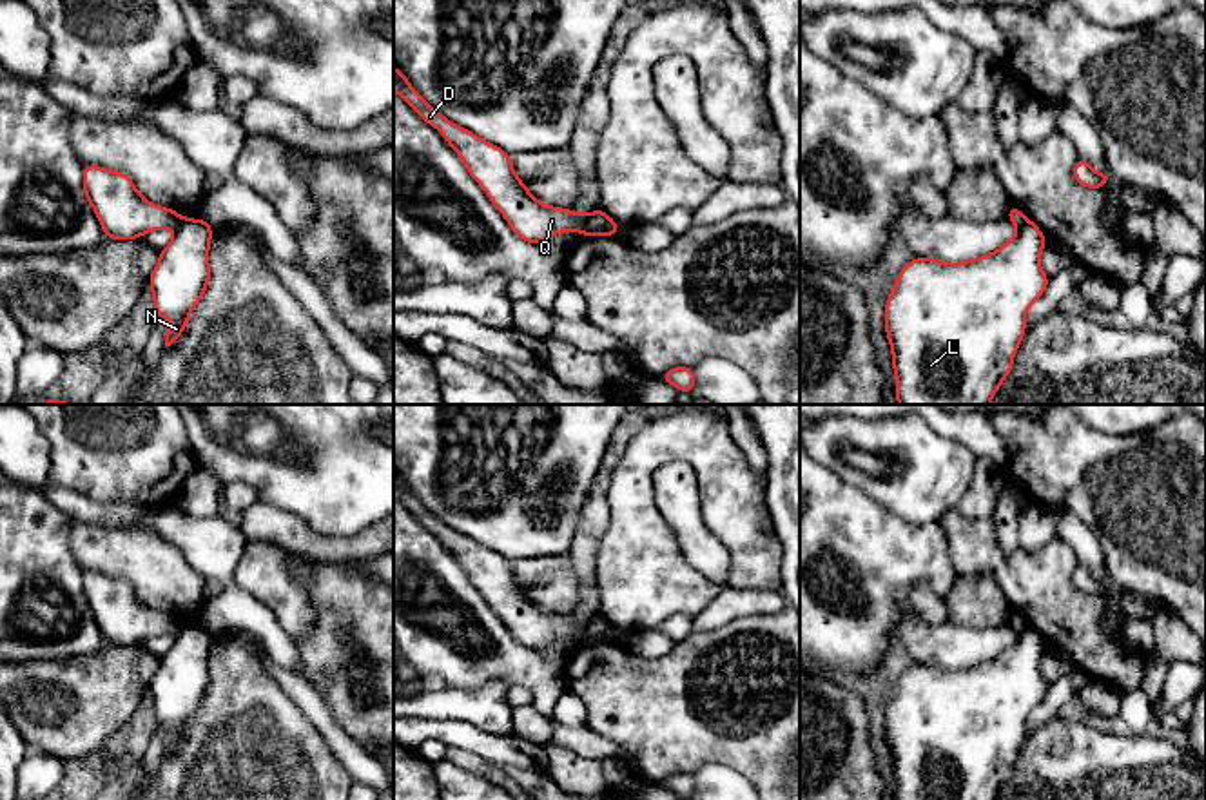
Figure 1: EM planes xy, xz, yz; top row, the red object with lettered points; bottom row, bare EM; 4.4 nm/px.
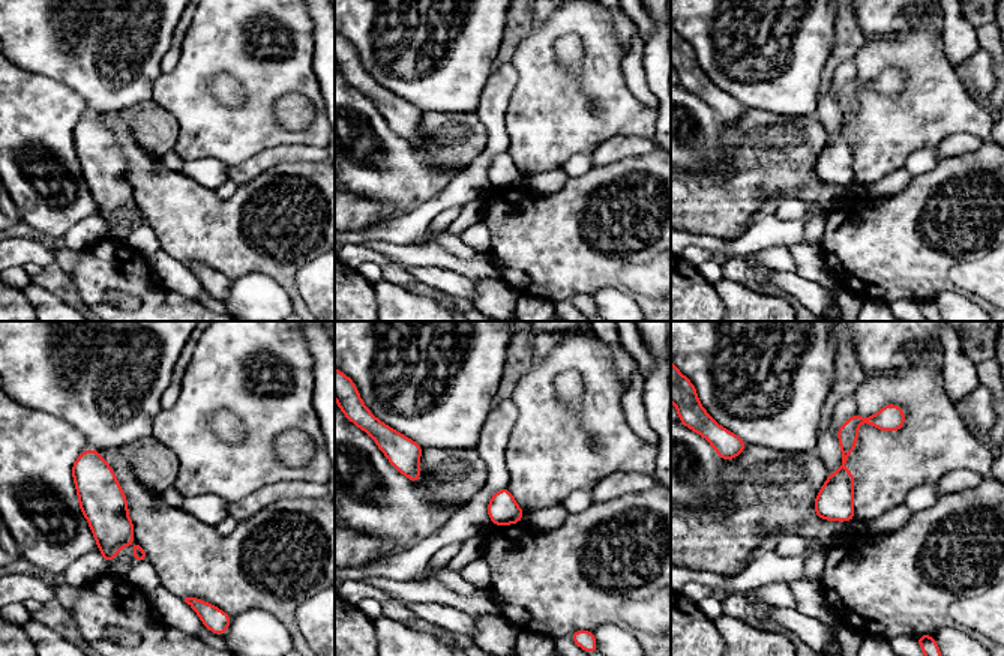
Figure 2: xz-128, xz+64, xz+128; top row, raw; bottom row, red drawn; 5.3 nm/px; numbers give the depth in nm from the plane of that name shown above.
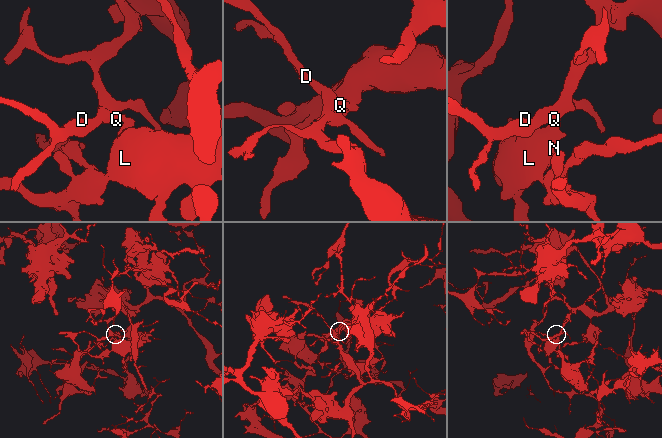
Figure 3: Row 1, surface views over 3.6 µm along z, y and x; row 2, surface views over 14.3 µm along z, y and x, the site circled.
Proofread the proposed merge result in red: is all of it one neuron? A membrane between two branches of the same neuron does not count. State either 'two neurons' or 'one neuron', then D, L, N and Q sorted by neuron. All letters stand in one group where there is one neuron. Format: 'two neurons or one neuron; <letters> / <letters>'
two neurons; D Q / L N

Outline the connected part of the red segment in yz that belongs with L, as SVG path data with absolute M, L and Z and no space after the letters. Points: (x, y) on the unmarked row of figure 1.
M1025 626L1012 646L996 659L963 669L916 664L907 669L885 709L885 738L892 755L896 800L996 800L1010 780L1026 731L1025 722L1043 702L1048 684L1039 671L1046 646L1037 631Z

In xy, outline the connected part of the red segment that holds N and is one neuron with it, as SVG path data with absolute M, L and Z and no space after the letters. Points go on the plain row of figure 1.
M183 624L172 648L160 659L160 668L149 684L158 726L174 727L165 740L165 753L181 742L190 718L205 702L210 684L210 646L212 633L203 624Z

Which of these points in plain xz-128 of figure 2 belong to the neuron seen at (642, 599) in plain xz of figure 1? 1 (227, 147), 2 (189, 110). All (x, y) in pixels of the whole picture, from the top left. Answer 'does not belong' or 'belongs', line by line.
1: belongs
2: belongs

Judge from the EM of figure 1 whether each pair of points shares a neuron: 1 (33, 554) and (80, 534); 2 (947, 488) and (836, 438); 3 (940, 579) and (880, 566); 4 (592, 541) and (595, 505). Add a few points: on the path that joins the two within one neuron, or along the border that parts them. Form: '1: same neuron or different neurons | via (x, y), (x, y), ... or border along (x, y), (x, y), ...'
1: different neurons | border along (71, 519), (68, 546), (82, 572)
2: same neuron | via (920, 476), (864, 454)
3: same neuron | via (925, 566), (894, 566)
4: same neuron | via (592, 532), (595, 514)

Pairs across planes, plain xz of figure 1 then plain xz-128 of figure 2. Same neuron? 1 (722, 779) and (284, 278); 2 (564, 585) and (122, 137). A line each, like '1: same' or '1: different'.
1: different
2: different

